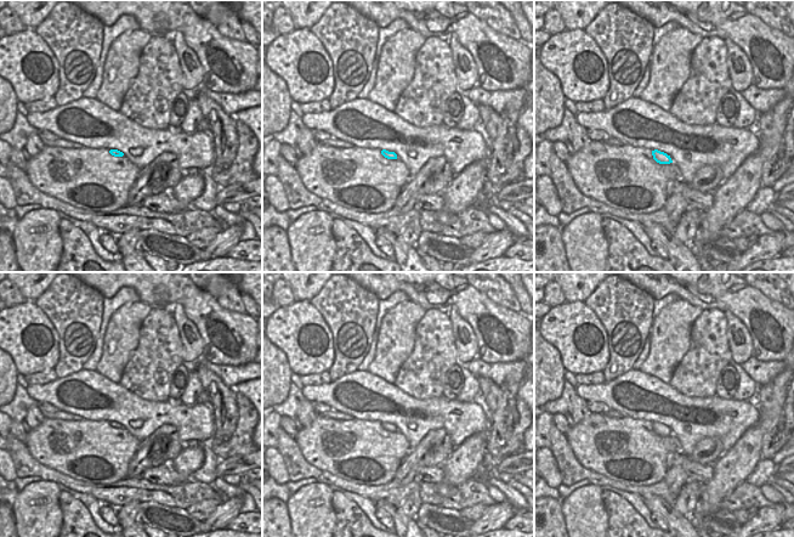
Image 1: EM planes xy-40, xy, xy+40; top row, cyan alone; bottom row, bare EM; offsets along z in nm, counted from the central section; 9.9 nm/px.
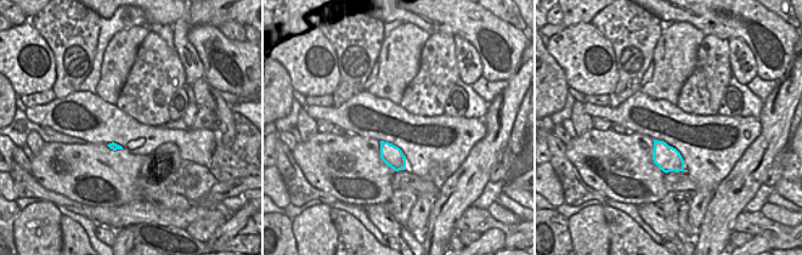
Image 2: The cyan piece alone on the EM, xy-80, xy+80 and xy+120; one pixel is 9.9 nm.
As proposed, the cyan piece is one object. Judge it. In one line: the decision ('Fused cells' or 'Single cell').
Single cell

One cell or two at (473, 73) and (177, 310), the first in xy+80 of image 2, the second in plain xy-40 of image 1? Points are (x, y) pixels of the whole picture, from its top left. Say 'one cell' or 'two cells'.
one cell

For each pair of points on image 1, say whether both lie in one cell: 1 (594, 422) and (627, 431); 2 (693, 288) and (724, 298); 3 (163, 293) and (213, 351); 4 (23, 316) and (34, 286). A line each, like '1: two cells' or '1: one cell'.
1: one cell
2: one cell
3: one cell
4: two cells

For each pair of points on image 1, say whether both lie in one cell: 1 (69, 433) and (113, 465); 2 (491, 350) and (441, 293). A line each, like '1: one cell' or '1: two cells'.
1: one cell
2: one cell

